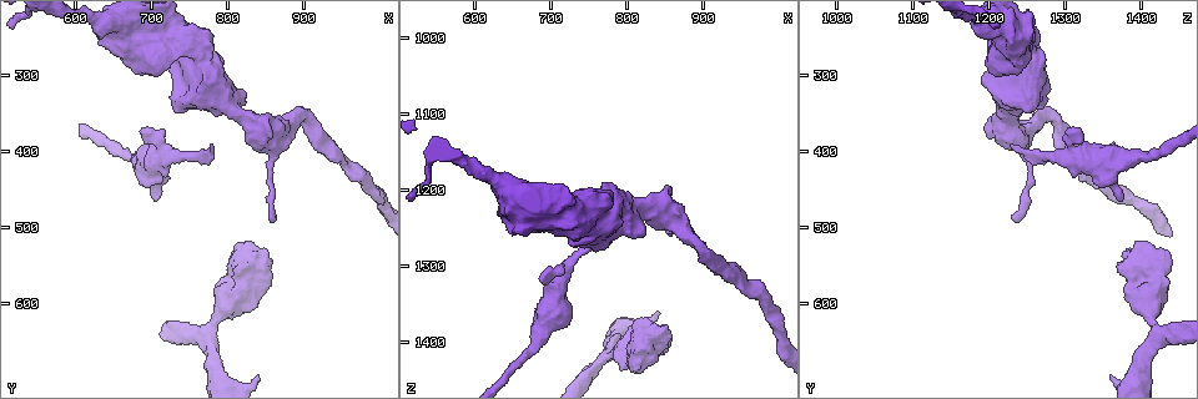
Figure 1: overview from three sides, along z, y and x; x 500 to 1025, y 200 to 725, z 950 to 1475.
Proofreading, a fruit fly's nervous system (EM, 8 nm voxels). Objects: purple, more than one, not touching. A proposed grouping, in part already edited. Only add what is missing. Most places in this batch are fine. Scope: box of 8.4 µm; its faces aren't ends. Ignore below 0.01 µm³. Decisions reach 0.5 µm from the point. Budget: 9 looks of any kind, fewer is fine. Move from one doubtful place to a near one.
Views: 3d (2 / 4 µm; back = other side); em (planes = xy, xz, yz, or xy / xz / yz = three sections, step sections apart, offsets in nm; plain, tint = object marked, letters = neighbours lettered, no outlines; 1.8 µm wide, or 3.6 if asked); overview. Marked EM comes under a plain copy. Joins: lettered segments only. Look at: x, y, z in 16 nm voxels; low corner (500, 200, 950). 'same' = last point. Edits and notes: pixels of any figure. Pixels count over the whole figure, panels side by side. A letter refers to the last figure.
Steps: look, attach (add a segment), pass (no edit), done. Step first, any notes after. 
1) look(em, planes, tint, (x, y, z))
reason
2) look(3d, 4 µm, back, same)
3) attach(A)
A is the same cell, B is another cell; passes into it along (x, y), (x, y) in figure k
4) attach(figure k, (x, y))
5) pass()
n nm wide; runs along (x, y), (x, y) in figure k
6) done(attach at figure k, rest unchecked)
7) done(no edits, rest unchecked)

look(3d, 2 µm, (780, 395, 1235))
an open end

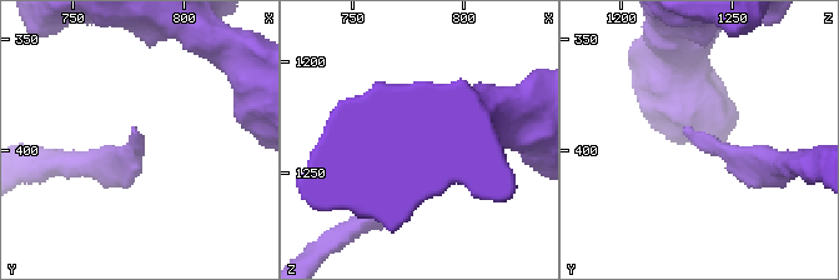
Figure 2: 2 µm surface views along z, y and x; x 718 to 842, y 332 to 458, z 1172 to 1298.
look(em, xz, step 4, letters, (777, 390, 1231))

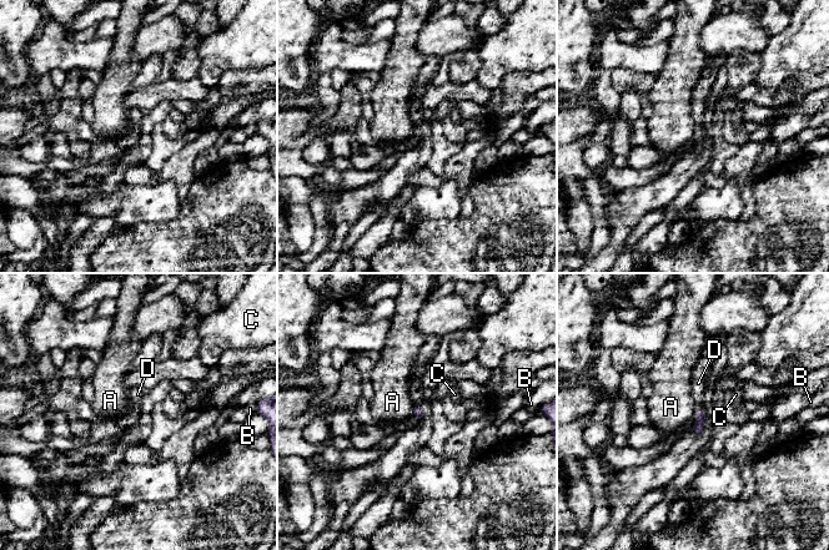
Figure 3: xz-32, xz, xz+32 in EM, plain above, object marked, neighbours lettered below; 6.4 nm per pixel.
attach(D)
D is the same cell, A, B and C are other cells; the cell continues

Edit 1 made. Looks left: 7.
look(3d, 4 µm, (690, 380, 1305))
an open end

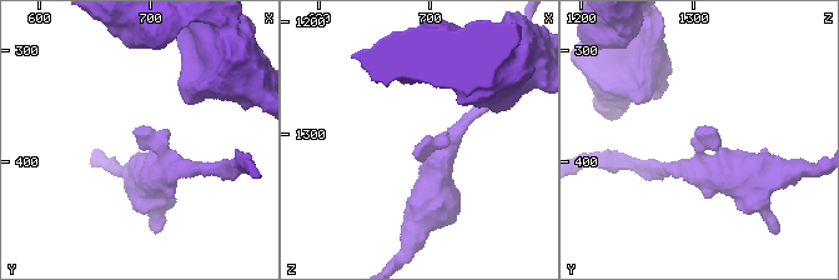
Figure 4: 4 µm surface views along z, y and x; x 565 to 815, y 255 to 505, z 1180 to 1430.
look(em, planes, letters, (688, 376, 1304))

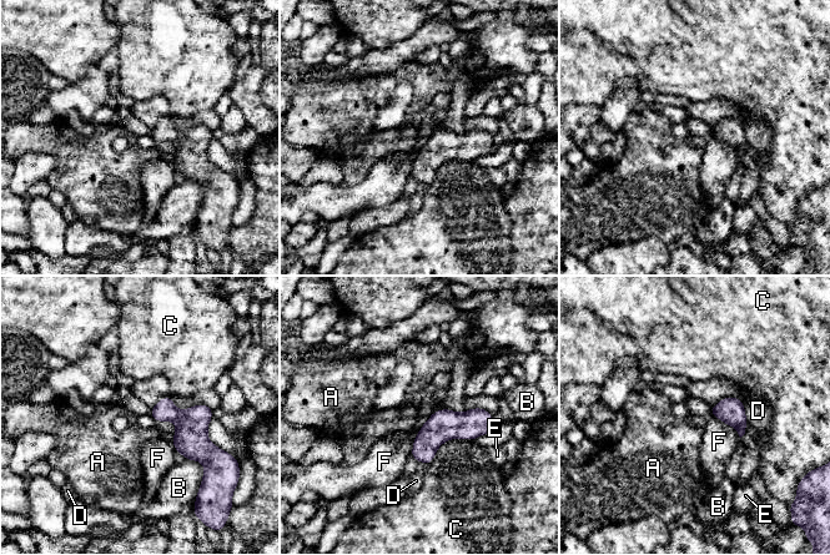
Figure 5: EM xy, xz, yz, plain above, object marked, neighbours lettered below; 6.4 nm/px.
pass()
A, B, C, D, E and F are other cells; border along (710, 414), (732, 425), (740, 438) in figure 5; none of them fits

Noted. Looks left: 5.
look(3d, 4 µm, (845, 695, 1360))
thick end

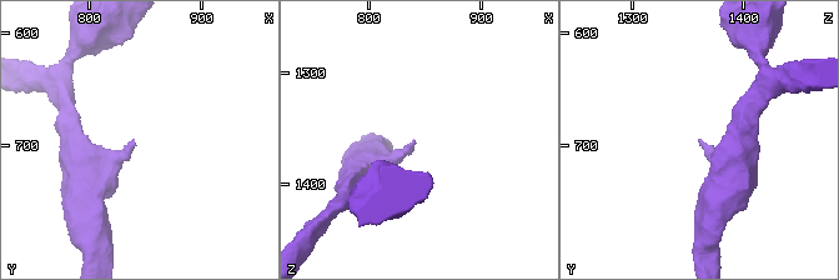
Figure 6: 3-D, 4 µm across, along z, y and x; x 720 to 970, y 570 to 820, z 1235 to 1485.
look(em, yz, step 8, letters, (840, 696, 1358))
shape alone is not enough

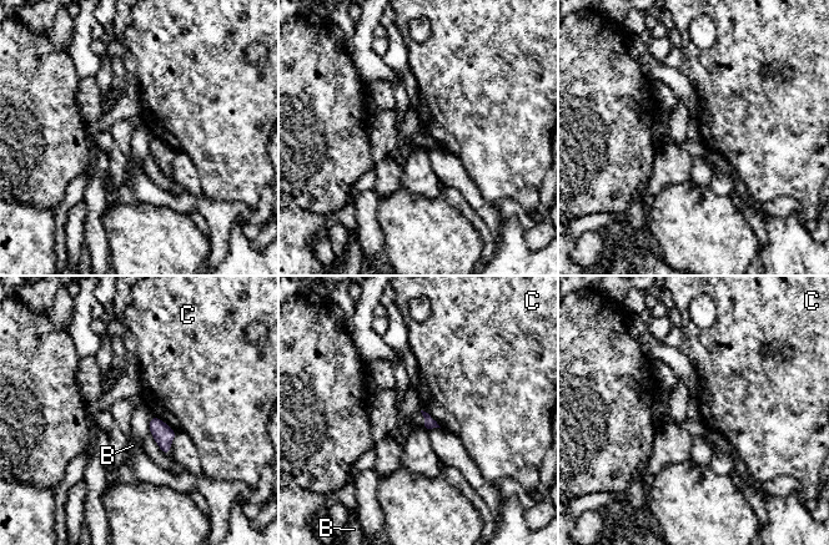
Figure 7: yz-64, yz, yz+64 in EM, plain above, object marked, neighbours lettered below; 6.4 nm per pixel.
pass()
C touches over 200 nm; B and C are other cells; no lettered segment goes on from it

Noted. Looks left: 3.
look(3d, 2 µm, (700, 460, 1375))
an open end

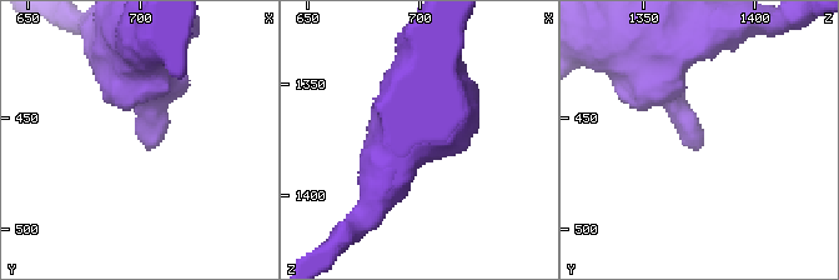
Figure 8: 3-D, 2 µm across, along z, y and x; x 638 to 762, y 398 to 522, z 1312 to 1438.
look(em, 3.6 µm, planes, letters, (698, 459, 1375))

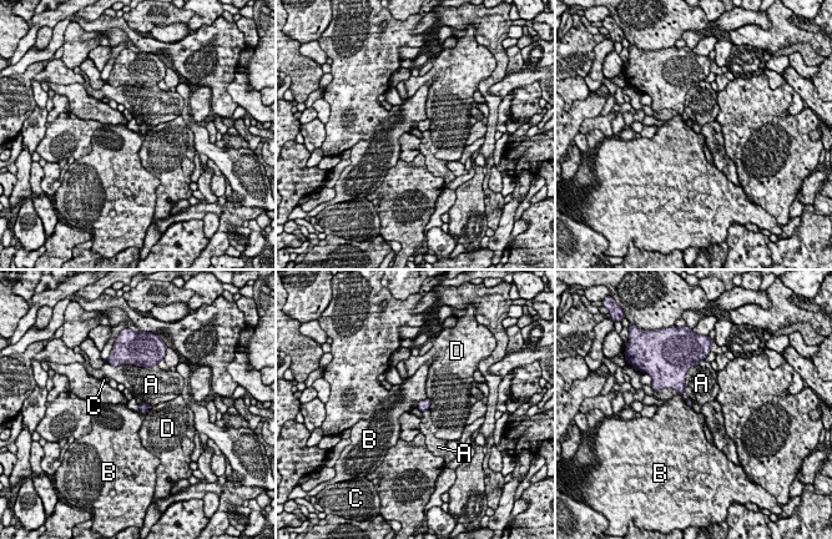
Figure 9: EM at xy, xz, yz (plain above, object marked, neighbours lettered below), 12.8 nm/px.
pass()
A, B, C and D are other cells; border along (427, 397), (416, 407) in figure 9; no lettered segment goes on from it

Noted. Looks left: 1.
done(attach at figure 3, rest unchecked)

